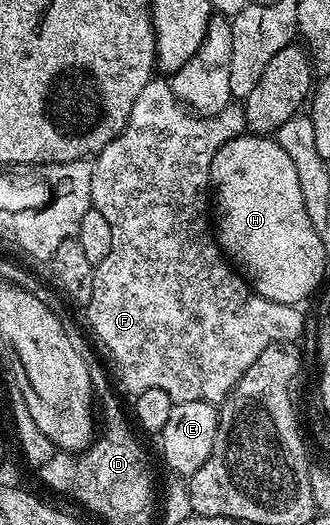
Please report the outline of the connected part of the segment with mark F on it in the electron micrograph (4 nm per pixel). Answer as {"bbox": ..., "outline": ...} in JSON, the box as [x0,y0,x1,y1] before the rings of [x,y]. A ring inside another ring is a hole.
{"bbox":[87,78,305,404],"outline":[[[154,78],[143,86],[139,98],[135,98],[135,106],[131,106],[131,114],[125,123],[125,129],[107,145],[102,152],[98,152],[93,160],[91,174],[92,207],[107,218],[111,225],[111,254],[103,258],[93,269],[94,289],[91,300],[87,305],[89,324],[97,335],[97,340],[109,351],[111,359],[117,363],[117,372],[121,375],[121,384],[130,392],[130,397],[136,398],[143,394],[143,390],[167,390],[167,394],[175,402],[199,402],[206,400],[212,404],[224,401],[233,391],[234,386],[243,378],[247,366],[267,350],[275,342],[297,342],[305,332],[305,316],[296,304],[271,302],[263,298],[258,292],[249,287],[249,281],[237,271],[236,267],[227,259],[221,246],[217,242],[214,229],[211,227],[211,181],[209,171],[215,154],[229,140],[242,135],[246,131],[245,110],[240,103],[230,102],[221,112],[213,116],[199,116],[196,112],[185,107],[171,90],[169,80]]]}

